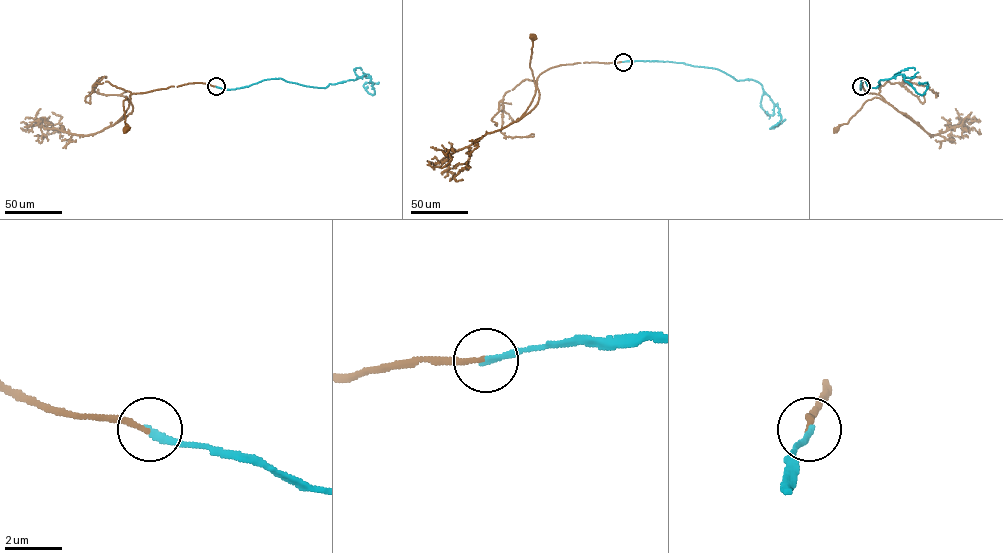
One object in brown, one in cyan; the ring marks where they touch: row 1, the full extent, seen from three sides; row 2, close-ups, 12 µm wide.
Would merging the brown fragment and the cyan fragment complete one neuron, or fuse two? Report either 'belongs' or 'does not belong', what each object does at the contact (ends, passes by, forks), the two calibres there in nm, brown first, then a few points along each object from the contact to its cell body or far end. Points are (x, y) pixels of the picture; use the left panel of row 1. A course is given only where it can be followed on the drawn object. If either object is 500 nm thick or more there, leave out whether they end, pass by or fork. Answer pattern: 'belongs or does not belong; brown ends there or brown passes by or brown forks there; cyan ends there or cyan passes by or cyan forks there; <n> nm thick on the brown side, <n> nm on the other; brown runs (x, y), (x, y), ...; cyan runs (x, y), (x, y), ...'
belongs; brown ends there; cyan ends there; 170 nm thick on the brown side, 220 nm on the other; brown runs (216, 86), (194, 83), (132, 93), (133, 111), (114, 124), (126, 111), (127, 97), (123, 103), (126, 129); cyan runs (216, 86), (235, 89), (279, 78), (326, 87), (368, 74), (373, 95), (364, 84), (379, 82)

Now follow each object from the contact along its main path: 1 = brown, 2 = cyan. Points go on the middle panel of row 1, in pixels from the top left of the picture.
1: (622, 62), (577, 62), (542, 72), (536, 80), (537, 103), (521, 118), (535, 93), (529, 64), (533, 37)
2: (622, 62), (684, 63), (717, 68), (736, 80), (752, 79), (779, 109), (780, 120), (770, 128), (785, 119)

